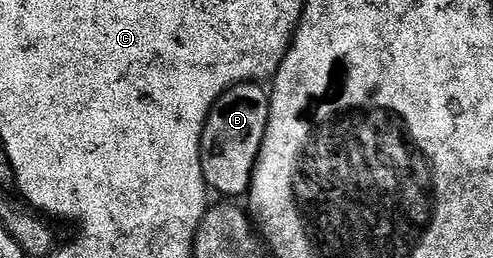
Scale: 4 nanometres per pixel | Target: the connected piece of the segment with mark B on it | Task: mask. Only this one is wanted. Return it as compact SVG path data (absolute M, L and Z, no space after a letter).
M239 83L231 87L213 105L209 117L205 121L205 129L201 133L201 169L208 188L219 197L246 196L251 190L251 178L255 162L261 149L261 141L265 141L265 129L269 125L269 105L271 96L266 86L257 83Z

